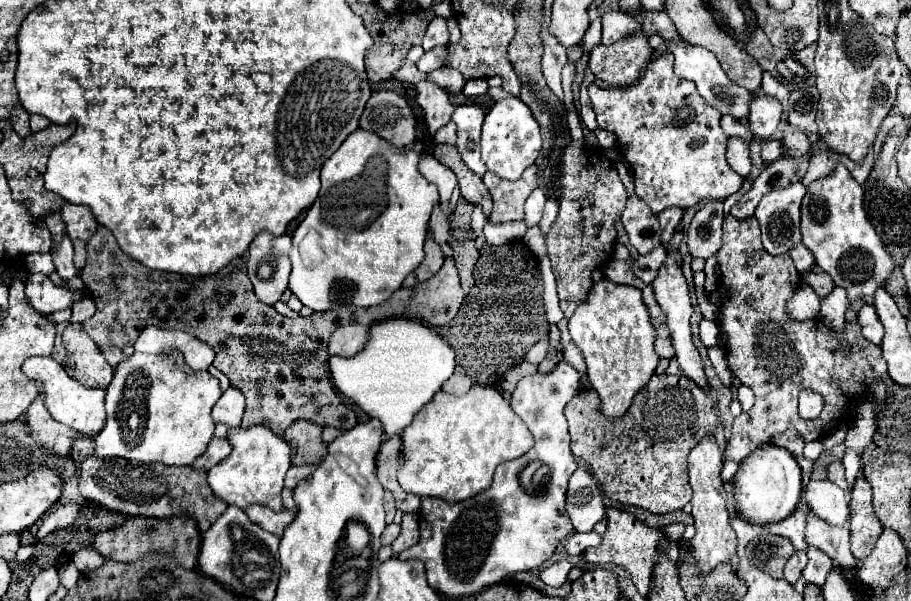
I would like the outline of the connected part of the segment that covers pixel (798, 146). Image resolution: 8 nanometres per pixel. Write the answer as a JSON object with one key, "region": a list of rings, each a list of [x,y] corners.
{"region":[[[785,122],[785,130],[783,130],[783,138],[781,138],[783,146],[789,150],[791,156],[801,156],[807,154],[811,148],[811,142],[807,138],[807,134],[799,132],[799,128],[795,128],[793,124]]]}

